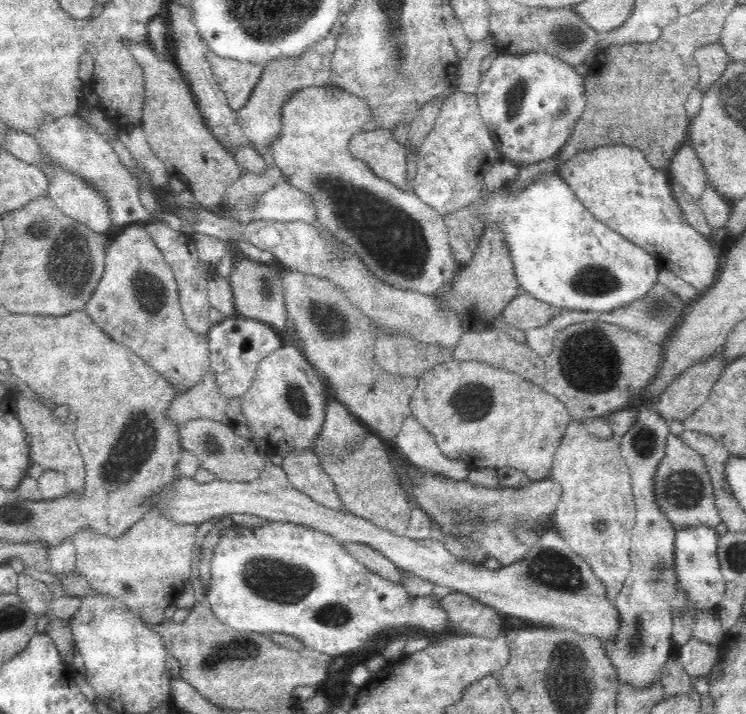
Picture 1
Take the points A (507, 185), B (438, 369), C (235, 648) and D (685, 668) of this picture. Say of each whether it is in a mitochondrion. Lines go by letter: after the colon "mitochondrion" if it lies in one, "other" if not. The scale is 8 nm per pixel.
A: other
B: other
C: mitochondrion
D: other

